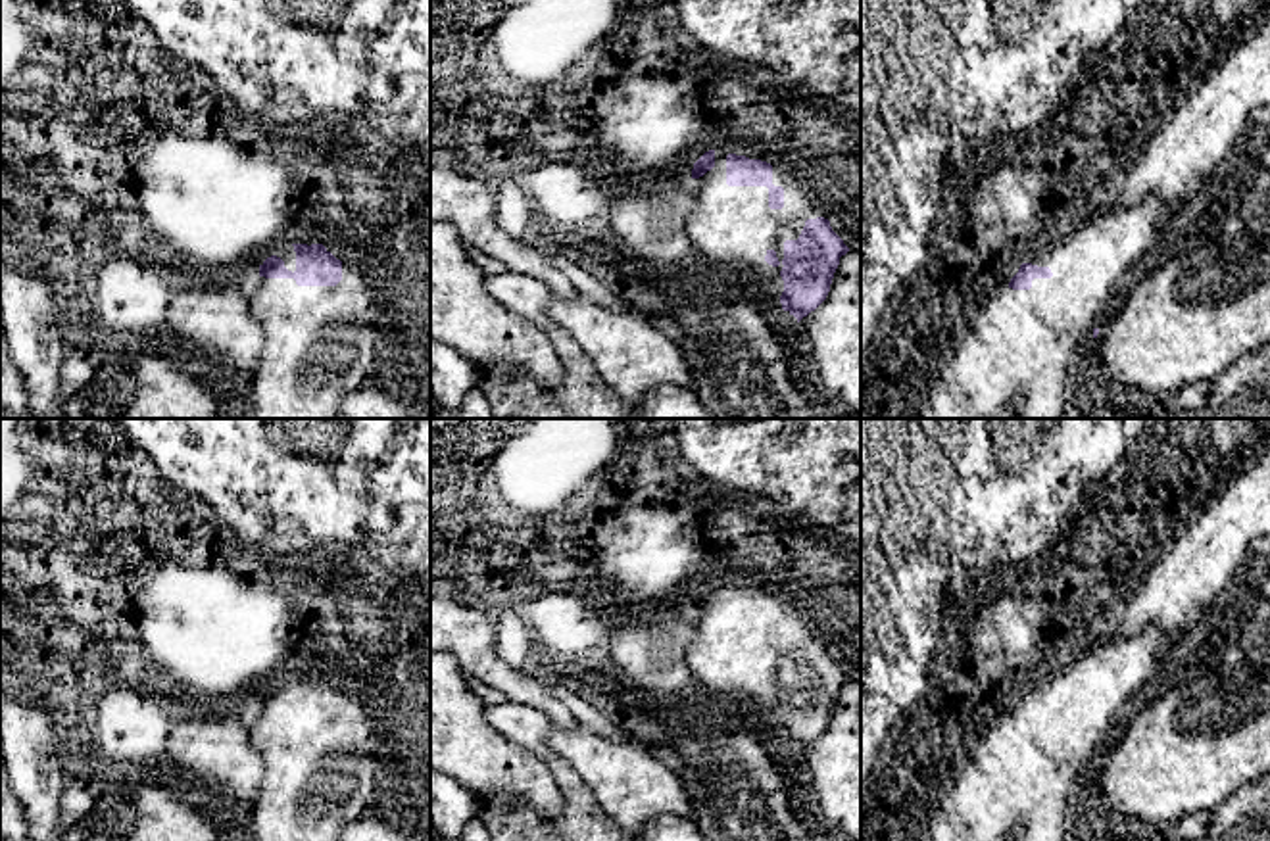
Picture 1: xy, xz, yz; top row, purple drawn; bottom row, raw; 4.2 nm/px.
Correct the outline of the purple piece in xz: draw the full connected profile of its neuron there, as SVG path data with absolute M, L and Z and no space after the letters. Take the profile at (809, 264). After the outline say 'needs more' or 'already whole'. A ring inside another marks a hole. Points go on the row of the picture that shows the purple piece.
M709 150L694 163L690 190L694 209L686 230L717 276L759 284L797 323L826 300L840 257L849 252L849 223L828 221L805 202L792 169L767 163L761 150Z; needs more

